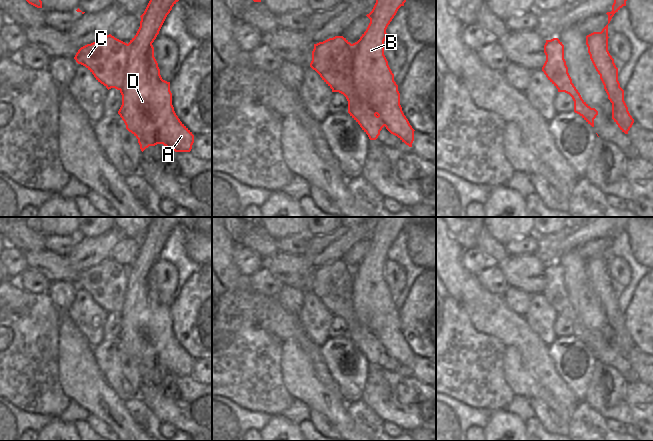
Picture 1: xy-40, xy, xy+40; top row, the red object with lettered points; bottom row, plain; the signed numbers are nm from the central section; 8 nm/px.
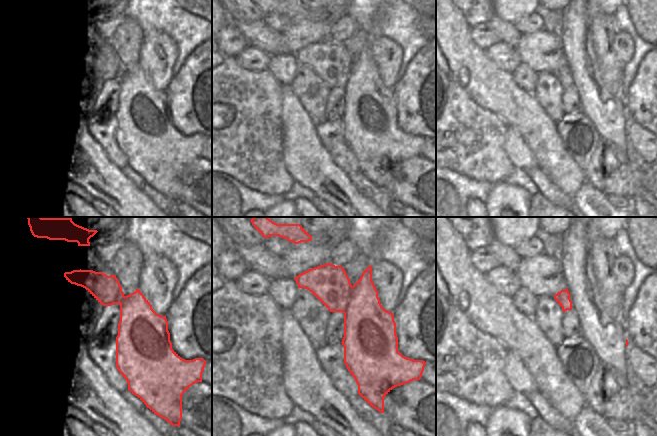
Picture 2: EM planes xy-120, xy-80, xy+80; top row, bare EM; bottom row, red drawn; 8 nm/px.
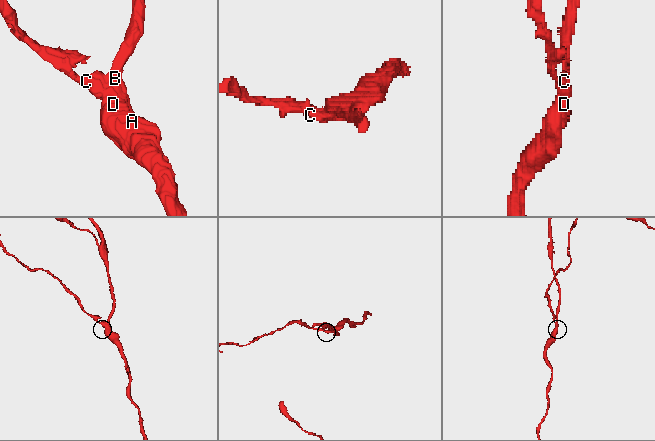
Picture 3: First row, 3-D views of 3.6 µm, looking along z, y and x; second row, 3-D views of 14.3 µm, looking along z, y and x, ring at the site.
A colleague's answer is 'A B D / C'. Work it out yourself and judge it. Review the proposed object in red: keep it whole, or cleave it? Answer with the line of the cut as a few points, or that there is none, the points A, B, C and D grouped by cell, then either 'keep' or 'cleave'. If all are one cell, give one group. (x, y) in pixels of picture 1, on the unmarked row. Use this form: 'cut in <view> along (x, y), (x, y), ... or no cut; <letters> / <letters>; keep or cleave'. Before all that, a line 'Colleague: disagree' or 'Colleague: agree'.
Colleague: agree
cut in xy along (351, 268), (351, 306), (353, 312), (358, 320), (376, 337); A B D / C; cleave

